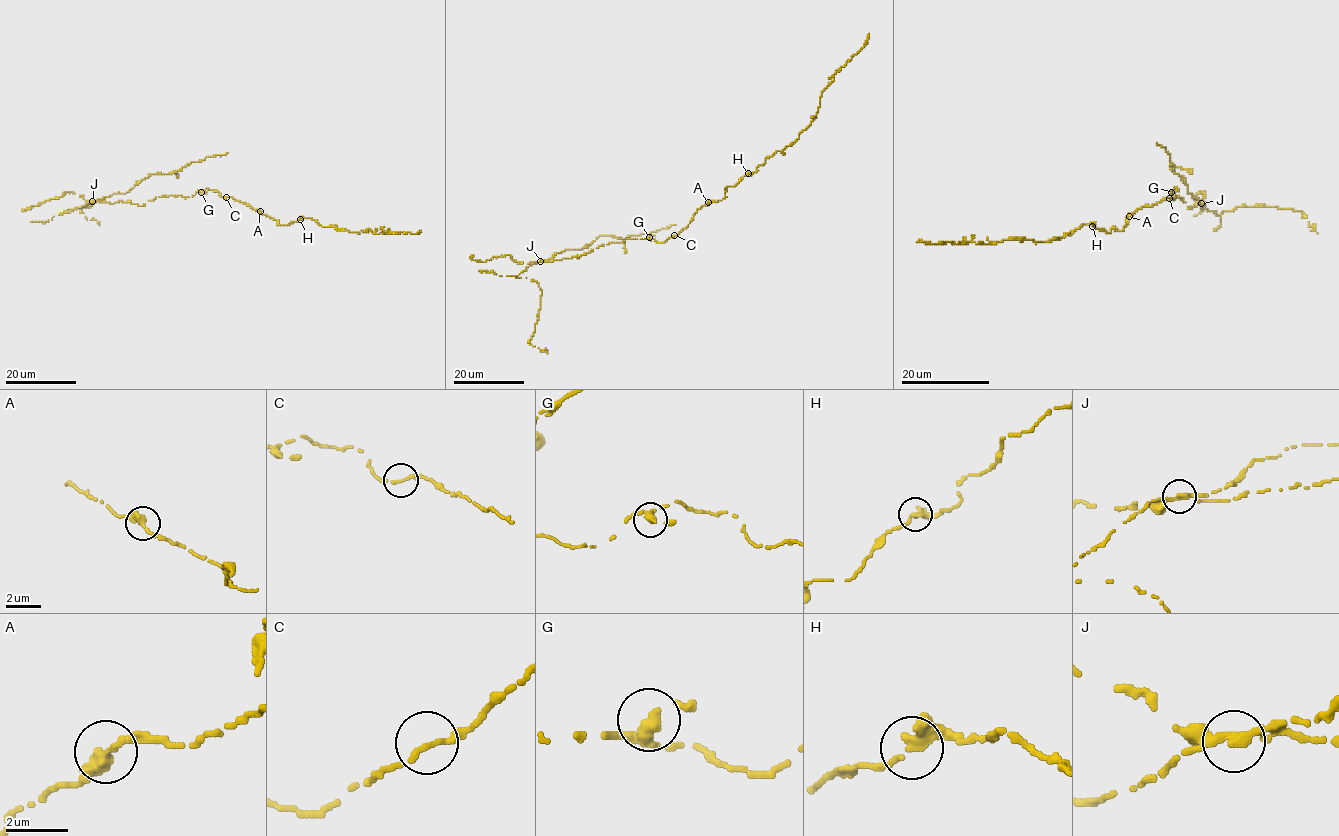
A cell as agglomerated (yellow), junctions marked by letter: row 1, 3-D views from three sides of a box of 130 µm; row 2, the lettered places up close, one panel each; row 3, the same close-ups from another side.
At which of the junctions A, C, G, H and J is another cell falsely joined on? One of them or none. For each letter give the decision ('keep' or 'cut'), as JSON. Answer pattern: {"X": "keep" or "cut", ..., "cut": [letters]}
{"A": "keep", "C": "keep", "G": "keep", "H": "keep", "J": "cut", "cut": ["J"]}

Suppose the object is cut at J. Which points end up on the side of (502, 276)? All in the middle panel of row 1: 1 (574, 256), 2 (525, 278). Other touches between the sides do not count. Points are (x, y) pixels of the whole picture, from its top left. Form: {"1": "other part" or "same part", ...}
{"1": "other part", "2": "same part"}

